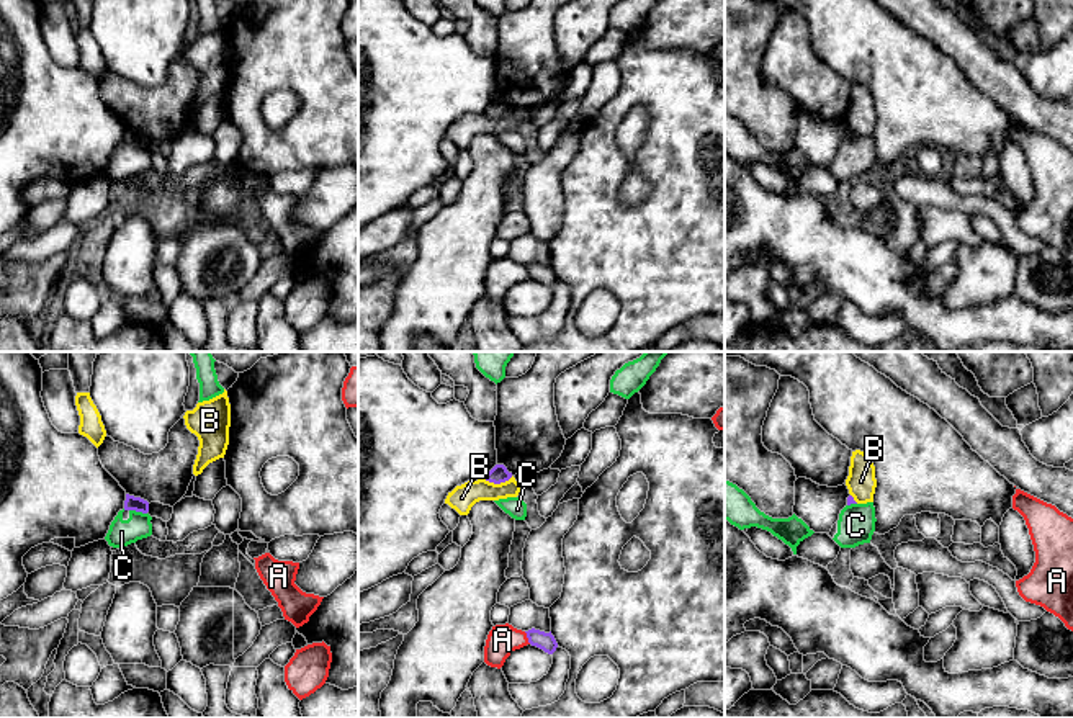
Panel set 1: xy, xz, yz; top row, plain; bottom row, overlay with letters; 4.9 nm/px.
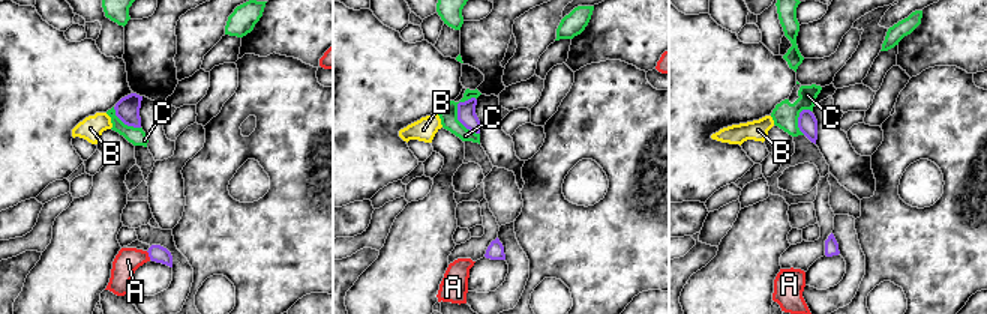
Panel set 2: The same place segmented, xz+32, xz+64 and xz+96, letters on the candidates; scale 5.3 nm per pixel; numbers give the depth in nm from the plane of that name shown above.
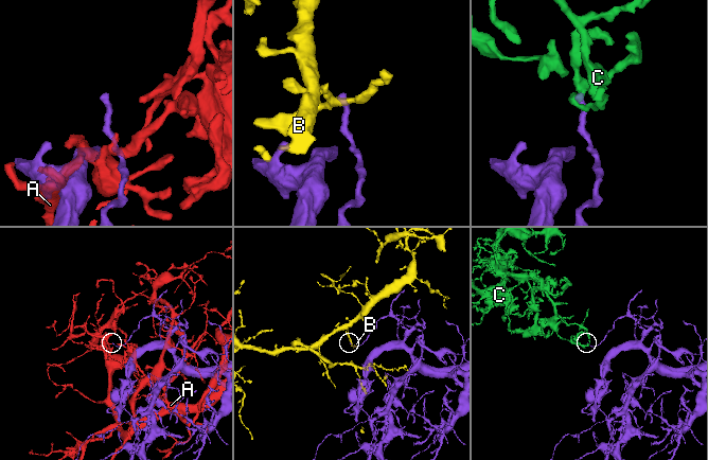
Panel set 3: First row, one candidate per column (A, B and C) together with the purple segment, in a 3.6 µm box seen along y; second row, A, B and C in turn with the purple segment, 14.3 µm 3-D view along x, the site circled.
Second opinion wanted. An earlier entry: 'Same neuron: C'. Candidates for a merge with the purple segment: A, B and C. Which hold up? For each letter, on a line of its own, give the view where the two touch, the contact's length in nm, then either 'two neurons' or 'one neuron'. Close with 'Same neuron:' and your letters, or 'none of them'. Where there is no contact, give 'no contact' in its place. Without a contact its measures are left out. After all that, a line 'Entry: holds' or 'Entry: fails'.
A: contact in xz; length 70 nm; two neurons
B: contact in xz; length 140 nm; two neurons
C: contact in xy; length 90 nm; two neurons
Same neuron: none of them
Entry: fails

